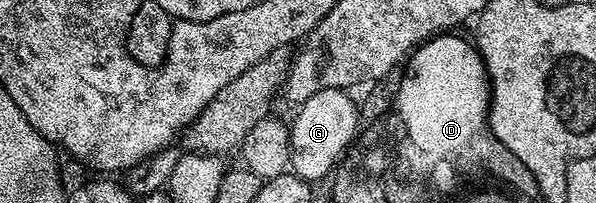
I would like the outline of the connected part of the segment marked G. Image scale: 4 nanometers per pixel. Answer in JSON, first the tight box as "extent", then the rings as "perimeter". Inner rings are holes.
{"extent":[289,87,359,181],"perimeter":[[[324,87],[319,93],[307,97],[307,101],[296,108],[297,116],[291,119],[289,128],[289,165],[292,174],[306,181],[324,180],[348,152],[359,134],[359,107],[355,101],[353,104],[349,94],[348,90],[339,87]]]}

